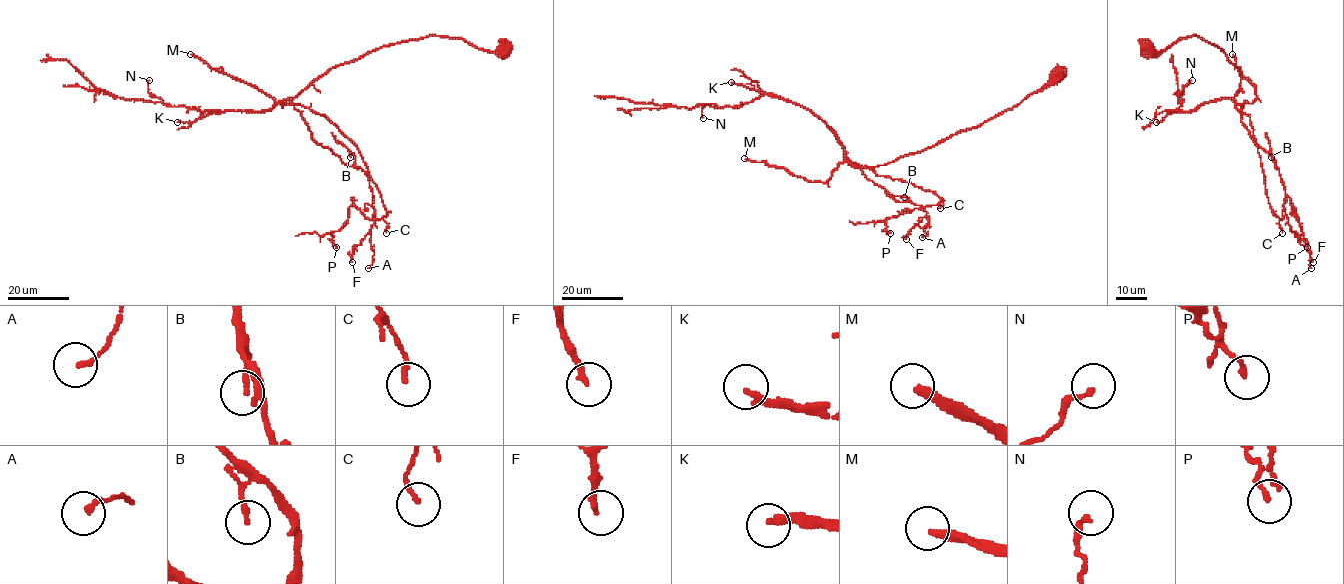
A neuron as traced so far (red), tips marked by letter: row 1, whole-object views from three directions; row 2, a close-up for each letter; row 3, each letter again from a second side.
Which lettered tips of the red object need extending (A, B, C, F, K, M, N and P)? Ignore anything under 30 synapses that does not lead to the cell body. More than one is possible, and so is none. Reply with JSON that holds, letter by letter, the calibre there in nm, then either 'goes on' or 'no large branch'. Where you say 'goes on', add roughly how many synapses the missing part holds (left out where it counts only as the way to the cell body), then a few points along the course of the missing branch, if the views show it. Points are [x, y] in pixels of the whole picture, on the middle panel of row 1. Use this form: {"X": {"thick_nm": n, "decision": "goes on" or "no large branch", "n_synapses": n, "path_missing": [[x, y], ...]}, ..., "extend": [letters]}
{"A": {"thick_nm": 170, "decision": "no large branch"}, "B": {"thick_nm": 170, "decision": "no large branch"}, "C": {"thick_nm": 160, "decision": "no large branch"}, "F": {"thick_nm": 200, "decision": "no large branch"}, "K": {"thick_nm": 240, "decision": "goes on", "n_synapses": 550}, "M": {"thick_nm": 280, "decision": "no large branch"}, "N": {"thick_nm": 160, "decision": "no large branch"}, "P": {"thick_nm": 160, "decision": "no large branch"}, "extend": ["K"]}

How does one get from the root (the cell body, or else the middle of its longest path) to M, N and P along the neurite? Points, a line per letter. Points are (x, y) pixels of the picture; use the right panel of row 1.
M: (1147, 49), (1151, 56), (1192, 35), (1214, 44), (1239, 70), (1234, 101), (1252, 103), (1255, 88), (1232, 54)
N: (1147, 49), (1151, 56), (1197, 35), (1239, 70), (1240, 88), (1167, 111), (1180, 107), (1192, 80)
P: (1147, 49), (1197, 35), (1239, 70), (1233, 99), (1249, 116), (1268, 201), (1307, 247)

